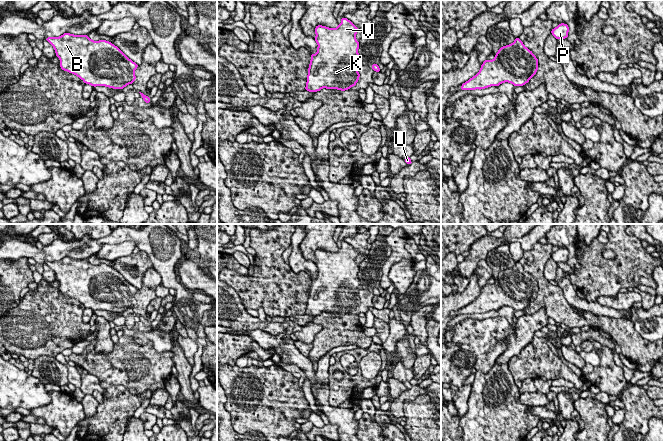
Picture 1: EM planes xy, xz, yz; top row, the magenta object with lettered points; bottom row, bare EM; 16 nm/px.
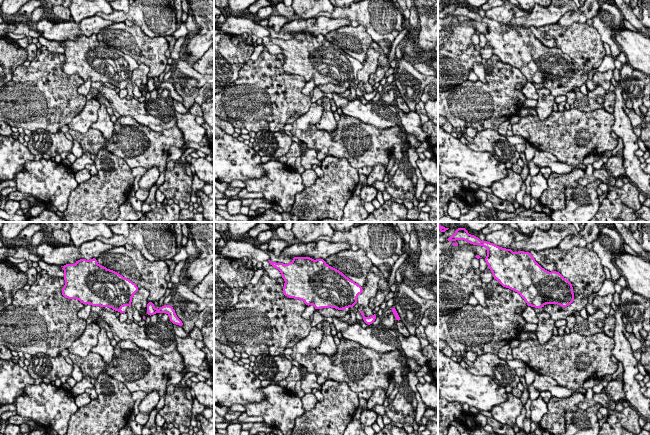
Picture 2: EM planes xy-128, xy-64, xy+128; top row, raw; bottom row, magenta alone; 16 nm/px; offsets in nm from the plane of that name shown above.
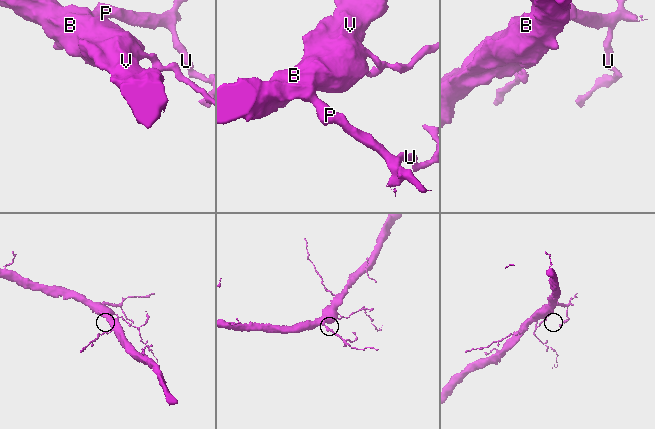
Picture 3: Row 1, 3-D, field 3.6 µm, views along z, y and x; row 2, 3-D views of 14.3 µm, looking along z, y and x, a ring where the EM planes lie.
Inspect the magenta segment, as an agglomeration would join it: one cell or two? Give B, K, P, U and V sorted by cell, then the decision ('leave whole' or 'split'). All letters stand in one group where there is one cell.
B K P U V; leave whole

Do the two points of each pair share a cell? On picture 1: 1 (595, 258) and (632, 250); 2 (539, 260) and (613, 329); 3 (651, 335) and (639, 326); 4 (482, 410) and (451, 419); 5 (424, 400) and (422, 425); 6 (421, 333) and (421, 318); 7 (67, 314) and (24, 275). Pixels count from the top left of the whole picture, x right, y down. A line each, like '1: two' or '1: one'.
1: one
2: one
3: one
4: two
5: one
6: one
7: two

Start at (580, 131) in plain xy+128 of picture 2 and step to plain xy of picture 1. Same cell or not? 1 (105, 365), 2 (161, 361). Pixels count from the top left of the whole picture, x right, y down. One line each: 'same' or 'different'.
1: same
2: same

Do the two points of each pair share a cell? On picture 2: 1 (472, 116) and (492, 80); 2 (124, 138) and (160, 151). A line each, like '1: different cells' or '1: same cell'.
1: same cell
2: same cell

